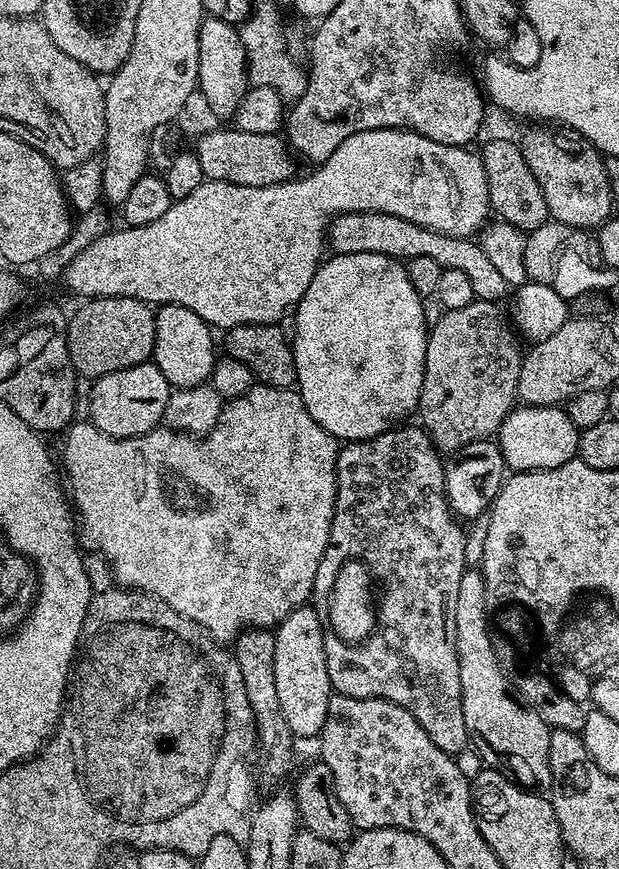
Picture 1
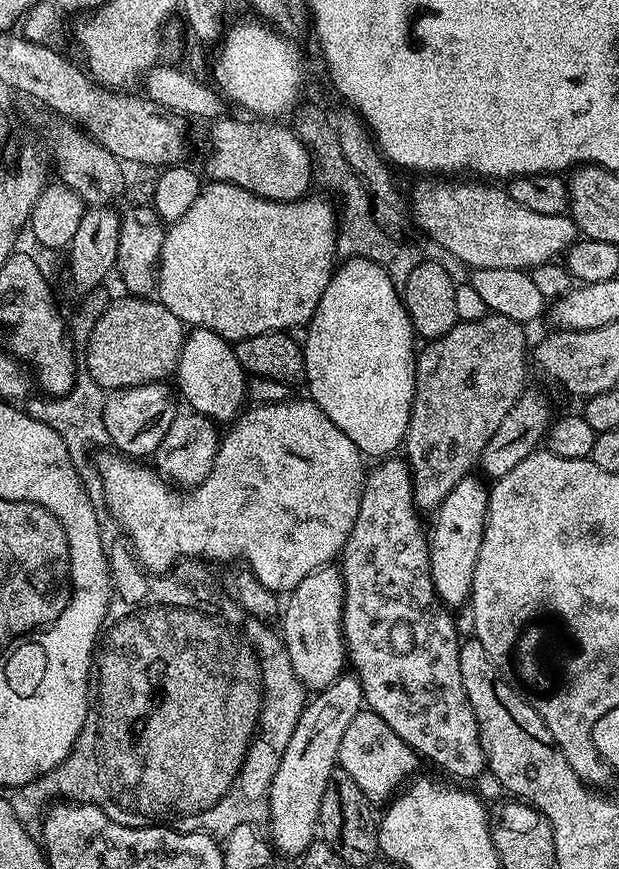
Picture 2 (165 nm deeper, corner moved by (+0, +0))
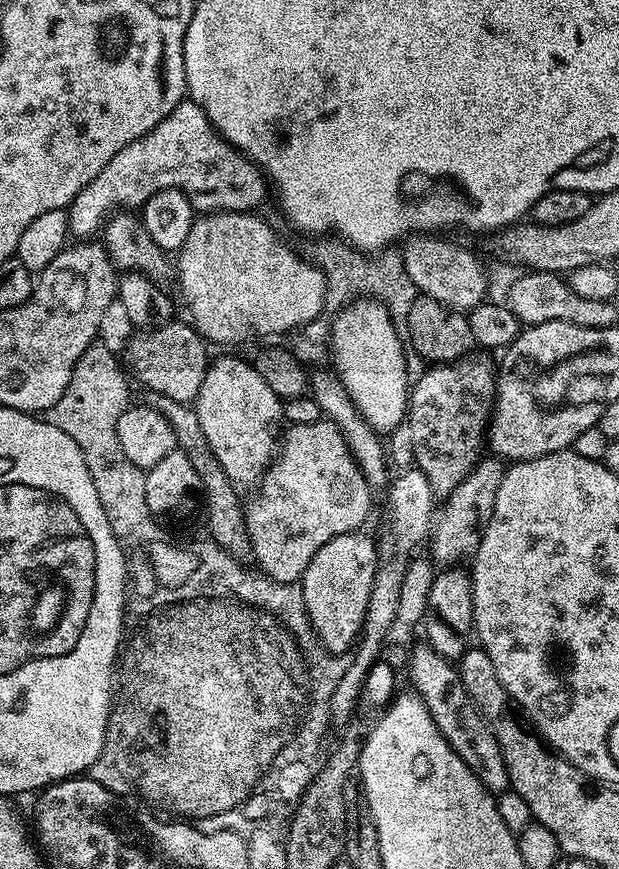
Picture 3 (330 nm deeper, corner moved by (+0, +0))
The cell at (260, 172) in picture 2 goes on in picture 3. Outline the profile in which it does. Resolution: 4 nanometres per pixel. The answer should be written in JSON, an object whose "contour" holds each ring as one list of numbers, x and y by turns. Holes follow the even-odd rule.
{"contour":[[186,98,174,110,142,139,130,142,102,166,102,174,90,182,72,199,67,209,68,226,71,235,76,238,92,238,105,227,106,221,114,210,140,210,158,190,177,188,186,194,193,209,200,214,213,212,251,212,270,196,270,184,265,173,247,156,243,156,228,140,224,139,208,120,208,116,191,98]]}

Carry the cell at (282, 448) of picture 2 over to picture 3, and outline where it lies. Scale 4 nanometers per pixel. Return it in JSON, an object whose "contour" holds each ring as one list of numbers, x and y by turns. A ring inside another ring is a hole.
{"contour":[[327,418,305,424,288,424,278,440,278,451,272,458,258,487,244,504,246,530,252,543,252,555,259,571,283,584,297,583,303,577,310,558,334,538,363,529,364,519,372,508,373,489,354,462,338,426]]}

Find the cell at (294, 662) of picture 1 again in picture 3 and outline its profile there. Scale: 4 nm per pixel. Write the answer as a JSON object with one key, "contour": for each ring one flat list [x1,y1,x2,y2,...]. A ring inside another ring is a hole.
{"contour":[[363,531,347,532,322,546,302,577,304,601,312,629,329,652,344,654,357,643,364,626,370,586,374,586,376,541]]}

